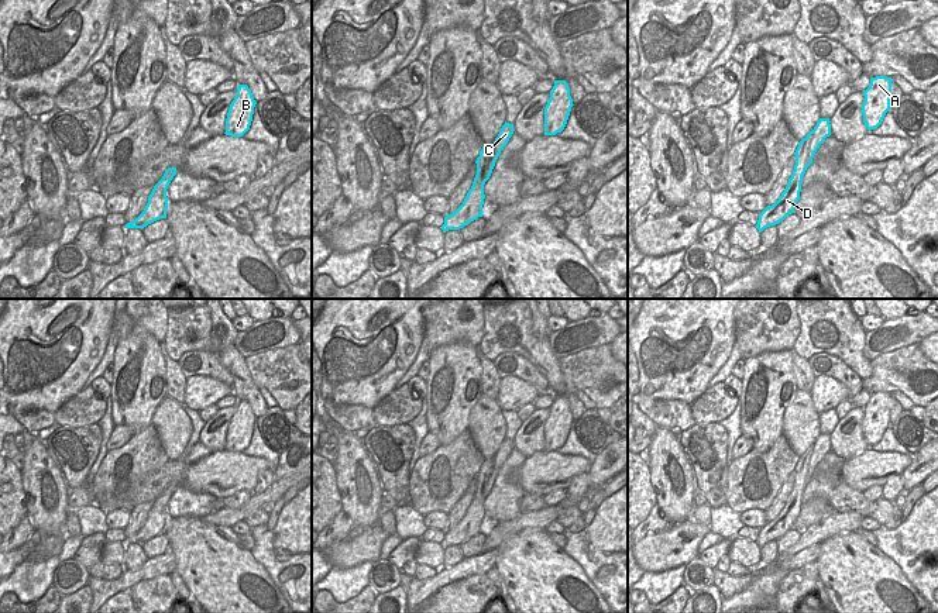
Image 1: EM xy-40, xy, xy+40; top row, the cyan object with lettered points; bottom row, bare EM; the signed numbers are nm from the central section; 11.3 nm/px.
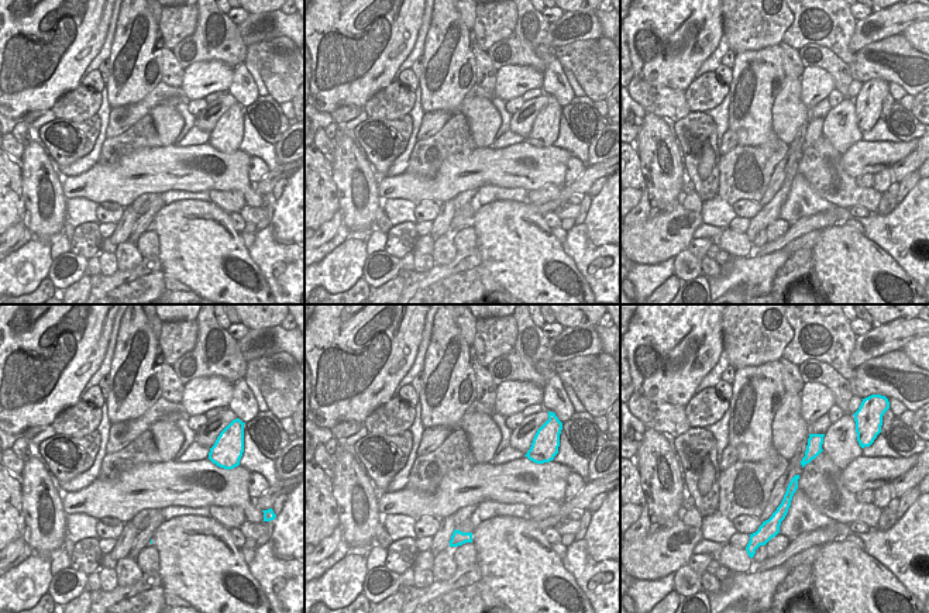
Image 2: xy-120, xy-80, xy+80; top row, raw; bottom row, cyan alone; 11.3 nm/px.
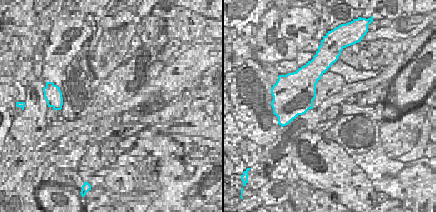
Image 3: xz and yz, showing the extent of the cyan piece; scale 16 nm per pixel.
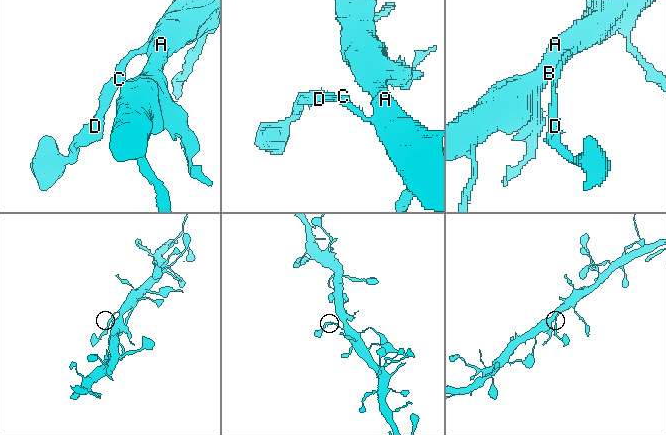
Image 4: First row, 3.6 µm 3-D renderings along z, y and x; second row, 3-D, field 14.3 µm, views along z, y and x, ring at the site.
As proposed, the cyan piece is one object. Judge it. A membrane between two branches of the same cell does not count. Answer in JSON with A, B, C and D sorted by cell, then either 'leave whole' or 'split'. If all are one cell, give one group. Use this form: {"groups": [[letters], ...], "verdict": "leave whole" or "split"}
{"groups": [["A", "B", "C", "D"]], "verdict": "leave whole"}

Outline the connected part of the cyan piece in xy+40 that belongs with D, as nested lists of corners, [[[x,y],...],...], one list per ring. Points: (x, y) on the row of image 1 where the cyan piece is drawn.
[[[820,118],[812,131],[807,134],[798,142],[798,147],[794,152],[796,165],[788,183],[779,197],[779,200],[767,206],[760,214],[757,224],[755,225],[759,233],[770,225],[776,225],[783,221],[788,214],[794,213],[796,204],[800,199],[801,182],[807,168],[812,163],[812,158],[820,148],[820,145],[825,141],[827,137],[831,135],[831,124],[829,118]]]

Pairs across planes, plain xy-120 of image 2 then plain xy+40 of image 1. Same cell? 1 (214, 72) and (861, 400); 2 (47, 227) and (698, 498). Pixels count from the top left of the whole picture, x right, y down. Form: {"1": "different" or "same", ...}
{"1": "different", "2": "different"}

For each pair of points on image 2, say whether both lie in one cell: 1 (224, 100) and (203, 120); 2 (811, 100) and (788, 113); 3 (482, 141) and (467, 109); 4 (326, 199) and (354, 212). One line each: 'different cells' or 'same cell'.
1: same cell
2: different cells
3: same cell
4: different cells

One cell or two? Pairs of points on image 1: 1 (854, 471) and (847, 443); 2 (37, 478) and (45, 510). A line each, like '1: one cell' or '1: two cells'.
1: two cells
2: one cell

